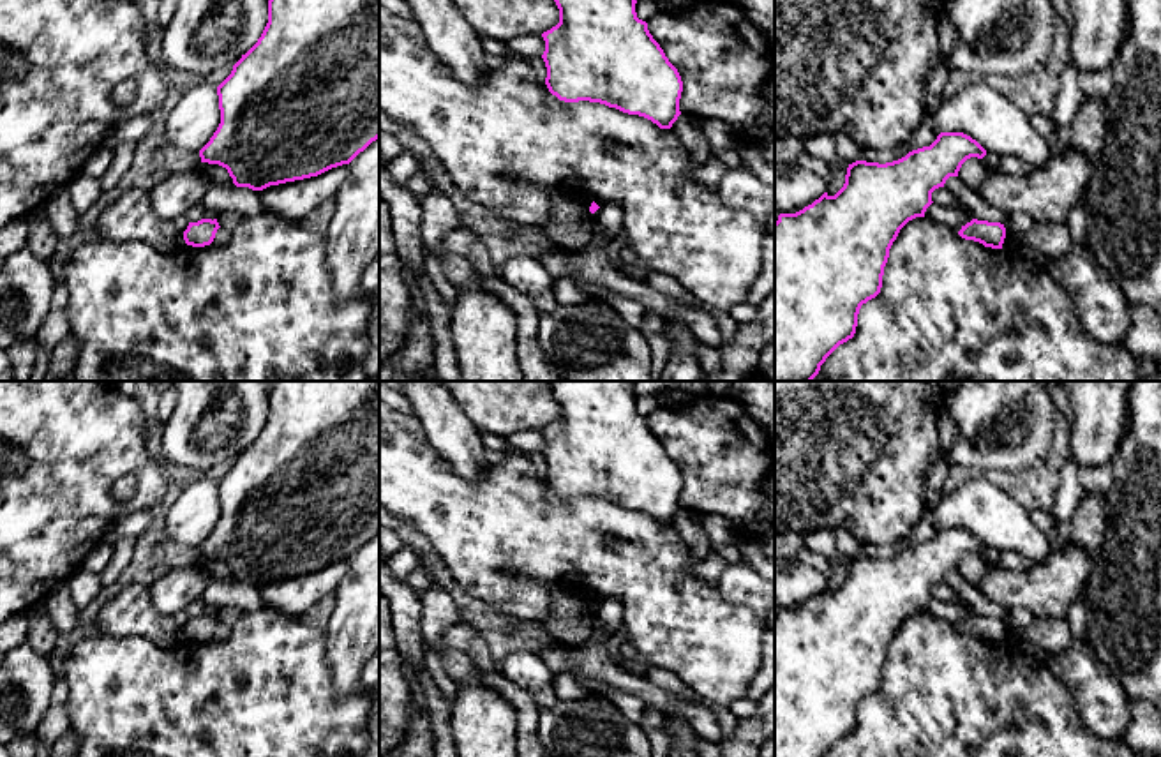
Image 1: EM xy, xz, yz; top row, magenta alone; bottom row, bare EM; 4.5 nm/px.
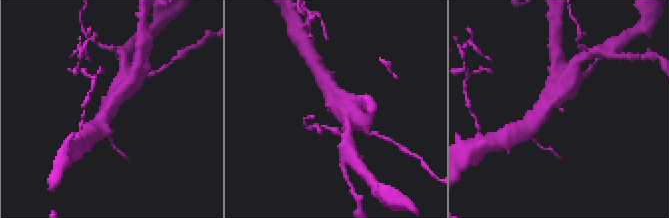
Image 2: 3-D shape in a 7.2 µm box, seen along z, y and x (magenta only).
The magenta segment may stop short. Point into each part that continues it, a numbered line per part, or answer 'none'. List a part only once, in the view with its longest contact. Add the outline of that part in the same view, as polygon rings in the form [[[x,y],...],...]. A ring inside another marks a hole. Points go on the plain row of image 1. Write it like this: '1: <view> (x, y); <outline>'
none

